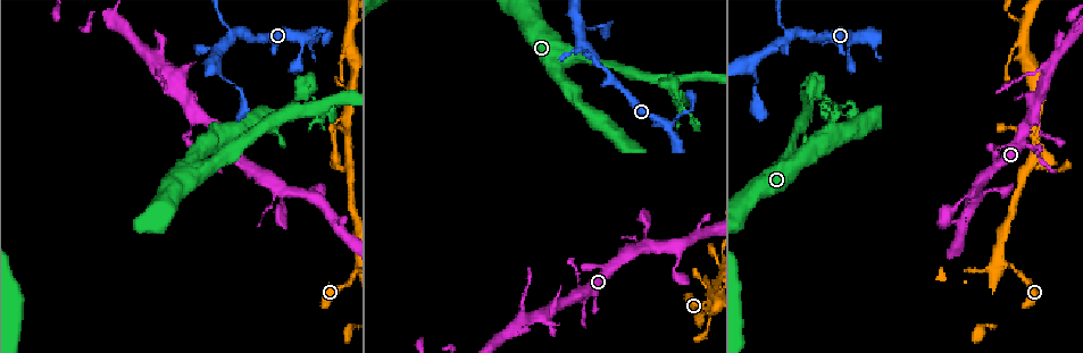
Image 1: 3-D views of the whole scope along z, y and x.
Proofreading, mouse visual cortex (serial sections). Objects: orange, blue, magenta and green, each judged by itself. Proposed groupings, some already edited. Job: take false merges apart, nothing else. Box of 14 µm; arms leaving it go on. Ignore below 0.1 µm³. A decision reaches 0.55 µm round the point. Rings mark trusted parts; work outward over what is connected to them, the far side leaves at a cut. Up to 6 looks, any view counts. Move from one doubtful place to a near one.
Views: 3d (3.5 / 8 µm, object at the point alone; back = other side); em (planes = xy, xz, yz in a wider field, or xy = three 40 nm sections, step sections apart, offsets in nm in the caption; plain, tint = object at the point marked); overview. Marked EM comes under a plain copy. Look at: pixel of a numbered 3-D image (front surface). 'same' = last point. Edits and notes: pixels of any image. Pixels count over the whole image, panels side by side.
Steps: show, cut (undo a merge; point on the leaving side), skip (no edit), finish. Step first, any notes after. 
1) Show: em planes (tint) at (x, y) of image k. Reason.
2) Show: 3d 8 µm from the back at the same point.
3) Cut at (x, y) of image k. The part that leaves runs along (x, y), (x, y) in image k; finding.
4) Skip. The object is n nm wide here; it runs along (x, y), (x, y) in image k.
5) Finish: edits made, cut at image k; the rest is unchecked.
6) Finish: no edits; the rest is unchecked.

Show: 3d 3.5 µm at (813, 99) of image 1. Four arms meet.

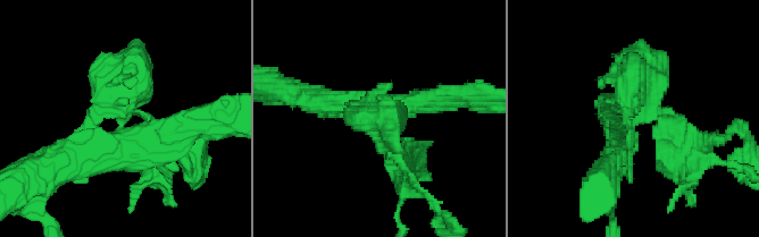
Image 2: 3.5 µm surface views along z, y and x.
Show: em planes (tint) at (121, 116) of image 2. Need the tissue.

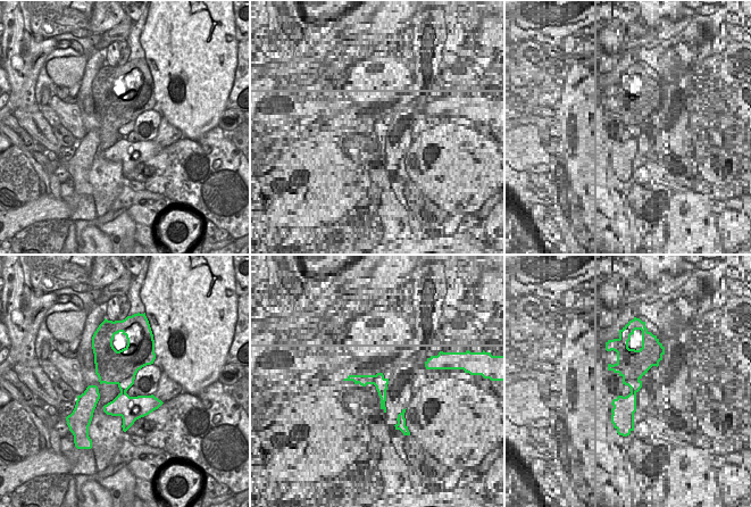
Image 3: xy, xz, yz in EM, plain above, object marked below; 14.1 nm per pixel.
Cut at (693, 135) of image 2. The part that leaves runs along (668, 111), (709, 138), (741, 132) in image 2; two cells meet here.

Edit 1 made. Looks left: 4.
Show: overview.

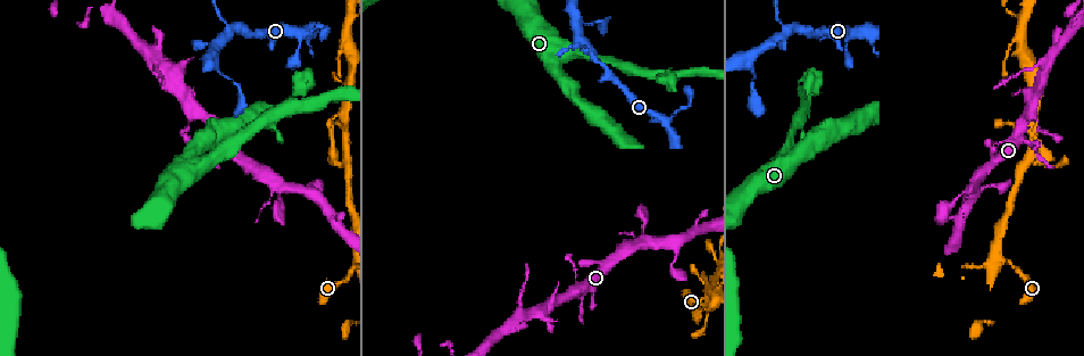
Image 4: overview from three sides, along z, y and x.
Show: 3d 3.5 µm at (231, 32) of image 4. Two arms in line, one across.

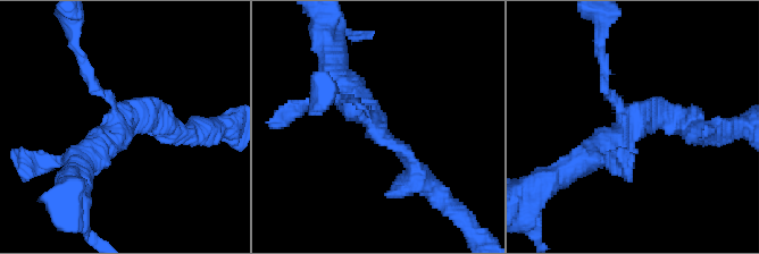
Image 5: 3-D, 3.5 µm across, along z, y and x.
Show: em xy step 5 (tint) at (635, 124) of image 5. 3 arms meet here; the arms are 100, 250, 400 nm wide; shape alone is not enough.

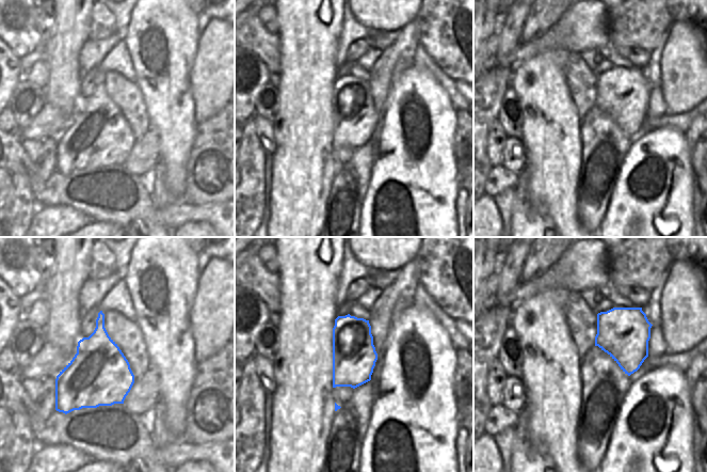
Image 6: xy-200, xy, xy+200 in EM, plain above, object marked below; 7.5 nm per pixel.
Skip. It runs along (420, 180), (333, 76) in image 5; all the same cell.

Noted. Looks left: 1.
Finish: edits made, cut at image 2; the rest is unchecked.

